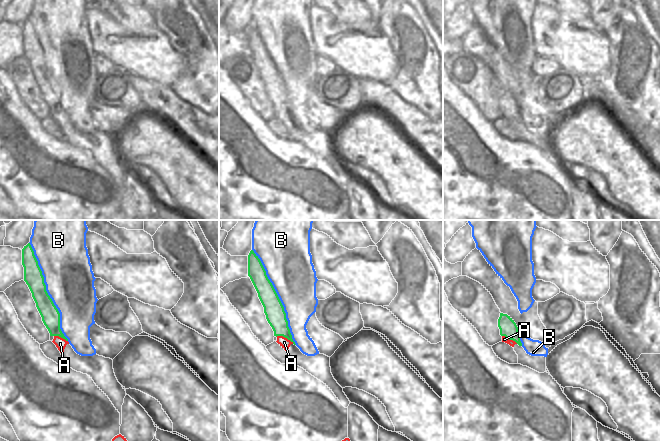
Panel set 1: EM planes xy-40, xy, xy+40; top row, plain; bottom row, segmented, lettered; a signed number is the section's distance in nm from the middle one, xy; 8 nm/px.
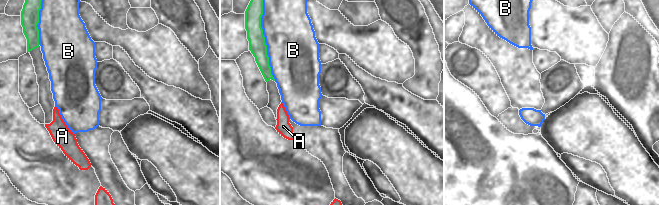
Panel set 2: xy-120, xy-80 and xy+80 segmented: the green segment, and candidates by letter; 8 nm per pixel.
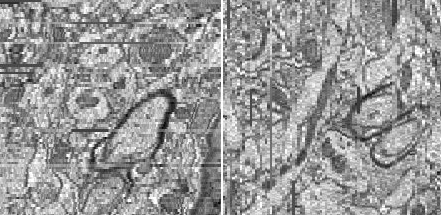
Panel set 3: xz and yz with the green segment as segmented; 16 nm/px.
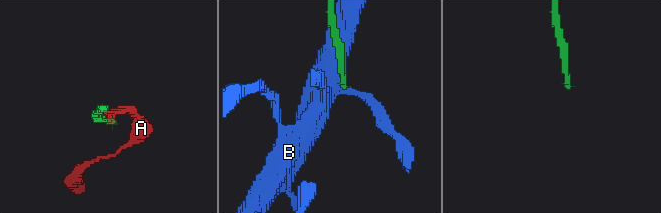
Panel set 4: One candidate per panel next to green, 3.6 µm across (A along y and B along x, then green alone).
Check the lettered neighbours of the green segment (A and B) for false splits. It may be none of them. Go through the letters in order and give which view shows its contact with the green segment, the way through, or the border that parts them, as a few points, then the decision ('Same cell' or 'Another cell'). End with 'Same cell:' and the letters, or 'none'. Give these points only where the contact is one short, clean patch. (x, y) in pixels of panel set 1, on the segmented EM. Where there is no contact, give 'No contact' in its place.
A: Touches green in xy. Another cell
B: Touches green in xy-40. Another cell
Same cell: none.

